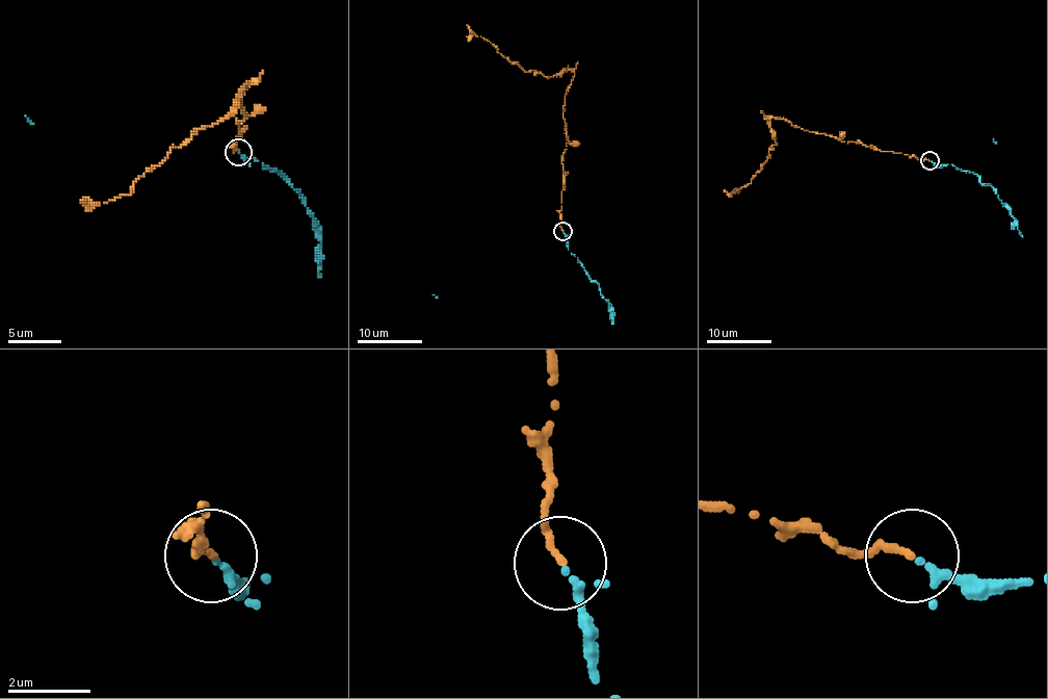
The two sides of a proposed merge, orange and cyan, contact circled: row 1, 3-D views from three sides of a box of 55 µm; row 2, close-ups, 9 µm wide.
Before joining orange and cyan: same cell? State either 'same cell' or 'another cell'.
same cell

